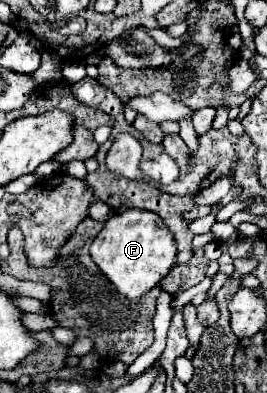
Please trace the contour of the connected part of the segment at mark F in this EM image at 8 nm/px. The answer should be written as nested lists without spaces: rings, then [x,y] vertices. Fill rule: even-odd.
[[[127,208],[127,212],[115,214],[105,222],[103,230],[91,244],[91,258],[113,282],[119,294],[135,300],[155,288],[159,280],[169,274],[169,270],[177,264],[177,248],[171,230],[165,226],[159,214]]]

